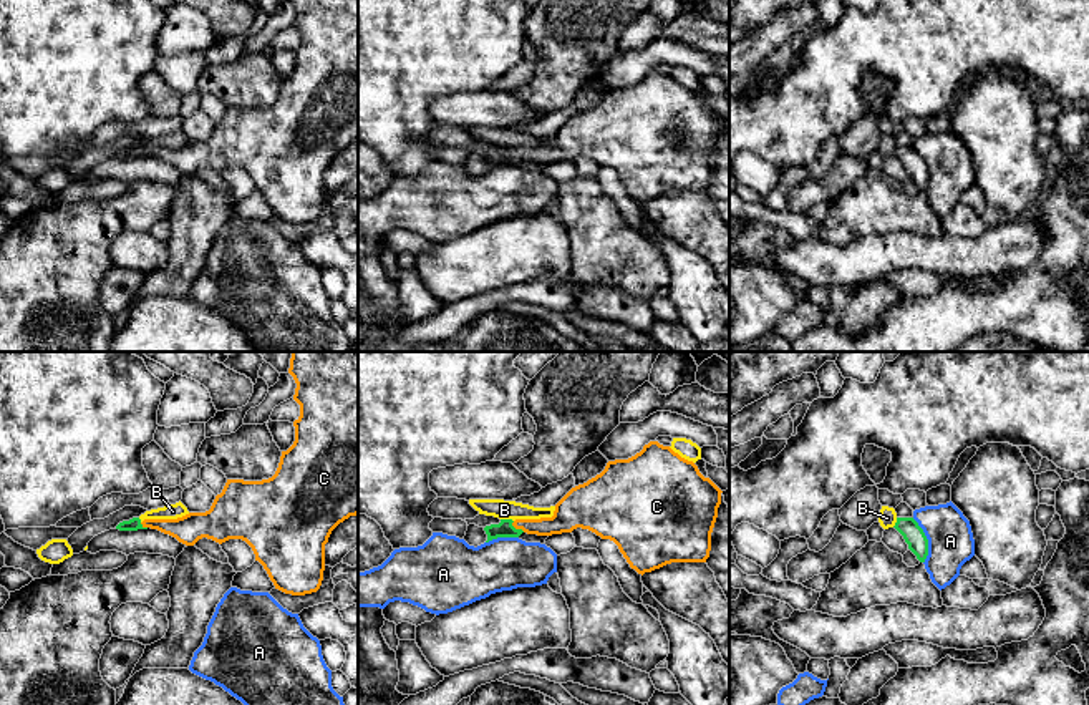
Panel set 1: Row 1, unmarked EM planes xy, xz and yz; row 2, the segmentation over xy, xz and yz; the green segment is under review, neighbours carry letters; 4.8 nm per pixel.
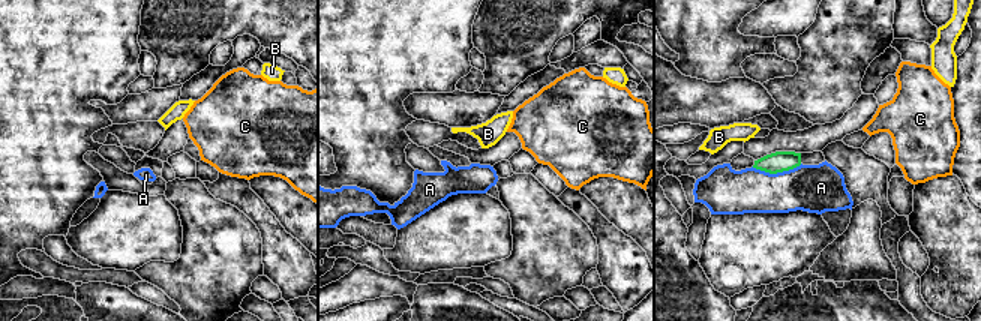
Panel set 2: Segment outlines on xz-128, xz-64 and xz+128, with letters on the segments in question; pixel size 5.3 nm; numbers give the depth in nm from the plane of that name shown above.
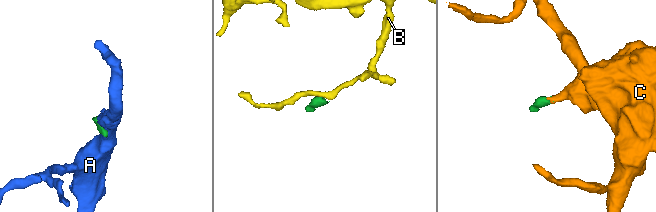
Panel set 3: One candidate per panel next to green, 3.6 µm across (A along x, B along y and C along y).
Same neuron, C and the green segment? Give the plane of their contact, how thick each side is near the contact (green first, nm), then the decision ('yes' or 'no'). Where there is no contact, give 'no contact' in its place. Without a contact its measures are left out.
xz | 80/140 nm | yes

